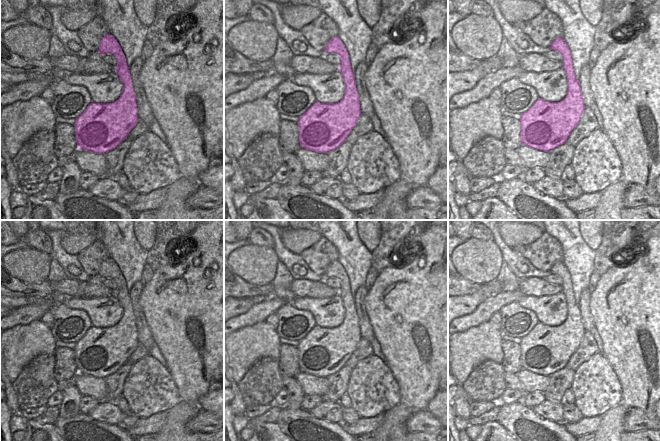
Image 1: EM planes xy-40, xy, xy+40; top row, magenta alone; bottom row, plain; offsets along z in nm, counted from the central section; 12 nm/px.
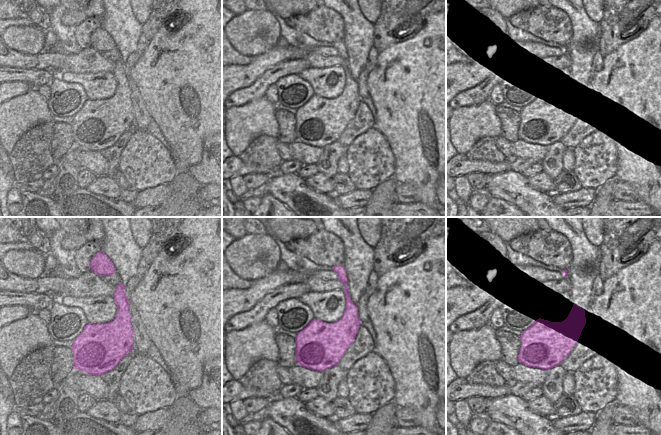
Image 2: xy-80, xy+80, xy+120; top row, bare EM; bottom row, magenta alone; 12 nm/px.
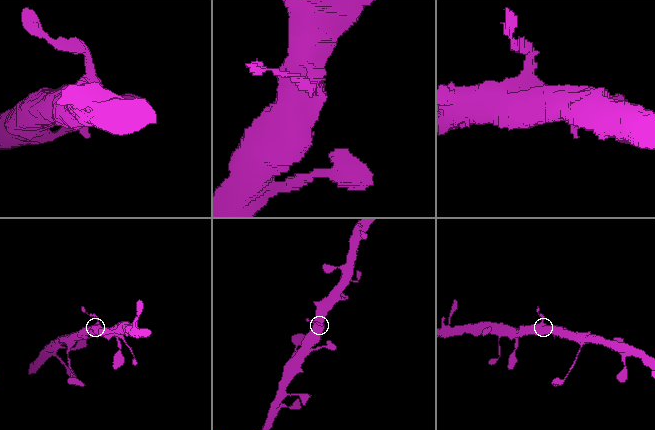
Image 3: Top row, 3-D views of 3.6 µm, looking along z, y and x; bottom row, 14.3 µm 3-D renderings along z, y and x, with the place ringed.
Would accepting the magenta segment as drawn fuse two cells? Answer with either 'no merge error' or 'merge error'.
no merge error

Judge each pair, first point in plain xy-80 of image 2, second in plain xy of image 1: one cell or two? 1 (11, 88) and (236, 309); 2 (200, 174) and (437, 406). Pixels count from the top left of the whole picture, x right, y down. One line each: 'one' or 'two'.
1: two
2: one

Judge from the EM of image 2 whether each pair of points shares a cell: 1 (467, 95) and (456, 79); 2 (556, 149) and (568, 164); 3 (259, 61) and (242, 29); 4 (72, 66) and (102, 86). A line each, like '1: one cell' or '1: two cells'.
1: two cells
2: two cells
3: two cells
4: two cells

